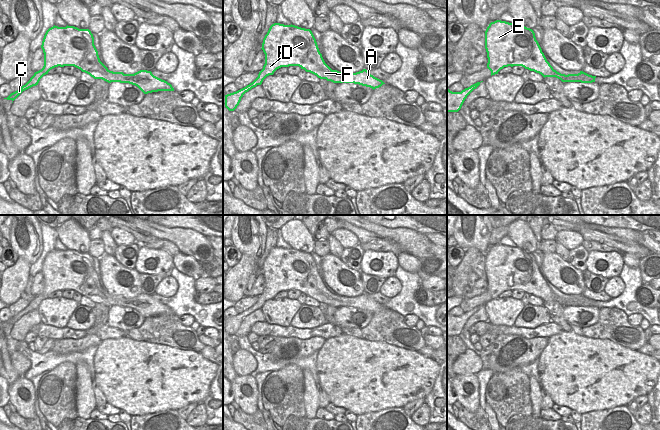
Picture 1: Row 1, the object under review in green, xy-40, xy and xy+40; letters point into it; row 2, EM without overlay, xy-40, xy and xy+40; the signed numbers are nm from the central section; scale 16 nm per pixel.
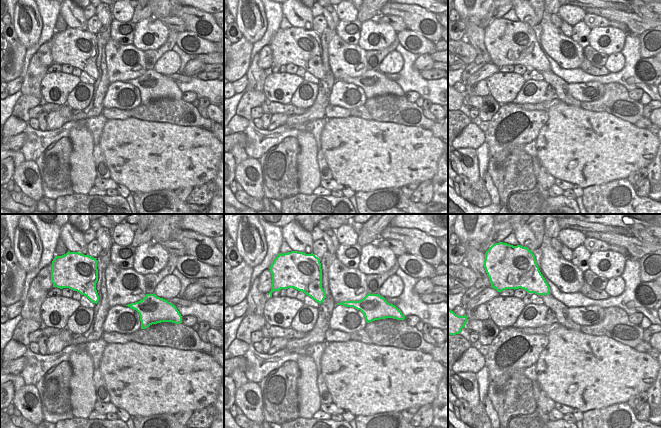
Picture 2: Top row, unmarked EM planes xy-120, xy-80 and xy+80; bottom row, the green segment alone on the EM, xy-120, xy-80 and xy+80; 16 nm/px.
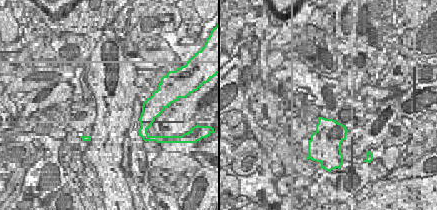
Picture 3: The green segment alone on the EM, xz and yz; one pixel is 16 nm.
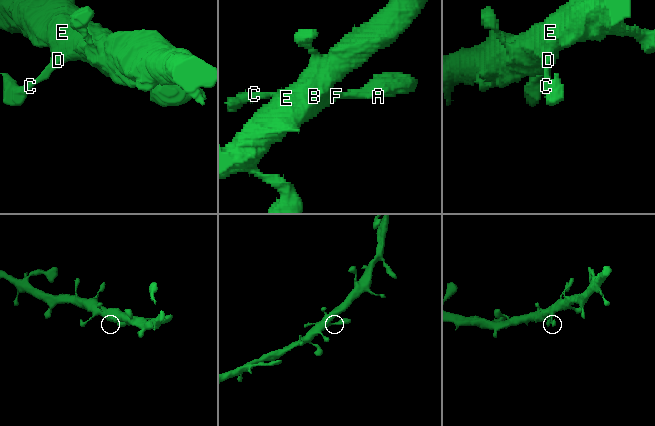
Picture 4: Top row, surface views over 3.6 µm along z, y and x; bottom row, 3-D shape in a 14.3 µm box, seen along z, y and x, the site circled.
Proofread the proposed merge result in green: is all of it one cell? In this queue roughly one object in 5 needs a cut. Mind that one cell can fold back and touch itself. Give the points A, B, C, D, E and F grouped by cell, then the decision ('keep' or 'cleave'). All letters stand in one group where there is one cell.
A B C D E F; keep

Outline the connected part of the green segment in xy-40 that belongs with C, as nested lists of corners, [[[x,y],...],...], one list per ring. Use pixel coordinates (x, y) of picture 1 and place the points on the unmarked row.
[[[54,249],[46,255],[41,272],[44,277],[43,292],[35,296],[25,309],[4,323],[14,325],[23,315],[38,309],[44,299],[58,290],[74,290],[94,303],[102,303],[108,307],[129,307],[137,310],[144,318],[174,315],[170,307],[154,300],[151,295],[140,294],[134,298],[110,295],[100,285],[93,258],[89,253]]]

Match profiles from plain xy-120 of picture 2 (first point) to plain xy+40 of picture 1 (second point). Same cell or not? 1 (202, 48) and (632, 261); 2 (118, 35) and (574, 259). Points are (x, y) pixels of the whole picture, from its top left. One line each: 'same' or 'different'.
1: same
2: same

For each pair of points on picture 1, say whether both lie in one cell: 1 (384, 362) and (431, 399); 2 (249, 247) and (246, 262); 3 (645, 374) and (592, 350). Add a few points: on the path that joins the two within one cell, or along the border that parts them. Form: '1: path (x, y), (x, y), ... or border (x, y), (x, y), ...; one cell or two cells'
1: border (436, 377), (431, 391), (424, 398); two cells
2: border (242, 254), (252, 256), (256, 260); two cells
3: path (632, 374), (619, 374), (604, 359); one cell

